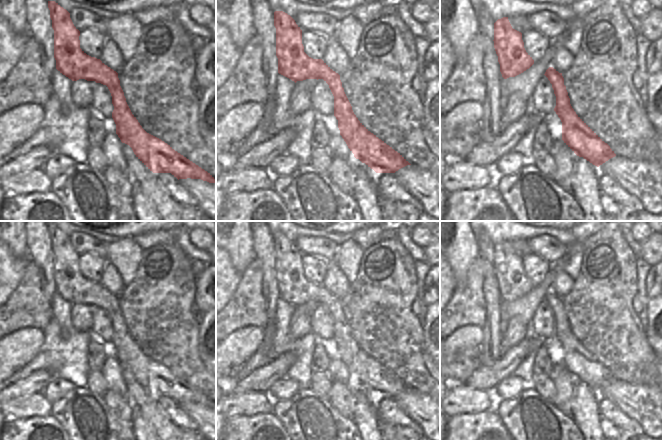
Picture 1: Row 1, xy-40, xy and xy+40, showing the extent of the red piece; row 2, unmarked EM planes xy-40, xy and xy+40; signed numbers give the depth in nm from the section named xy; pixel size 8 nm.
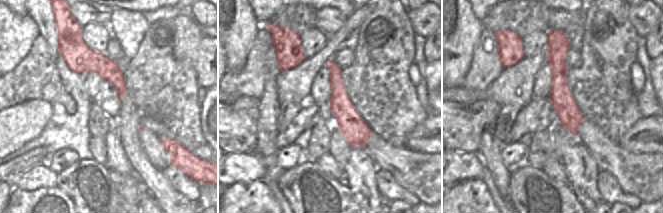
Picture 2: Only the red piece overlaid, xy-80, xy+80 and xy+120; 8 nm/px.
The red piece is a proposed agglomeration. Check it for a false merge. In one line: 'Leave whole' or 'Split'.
Split

